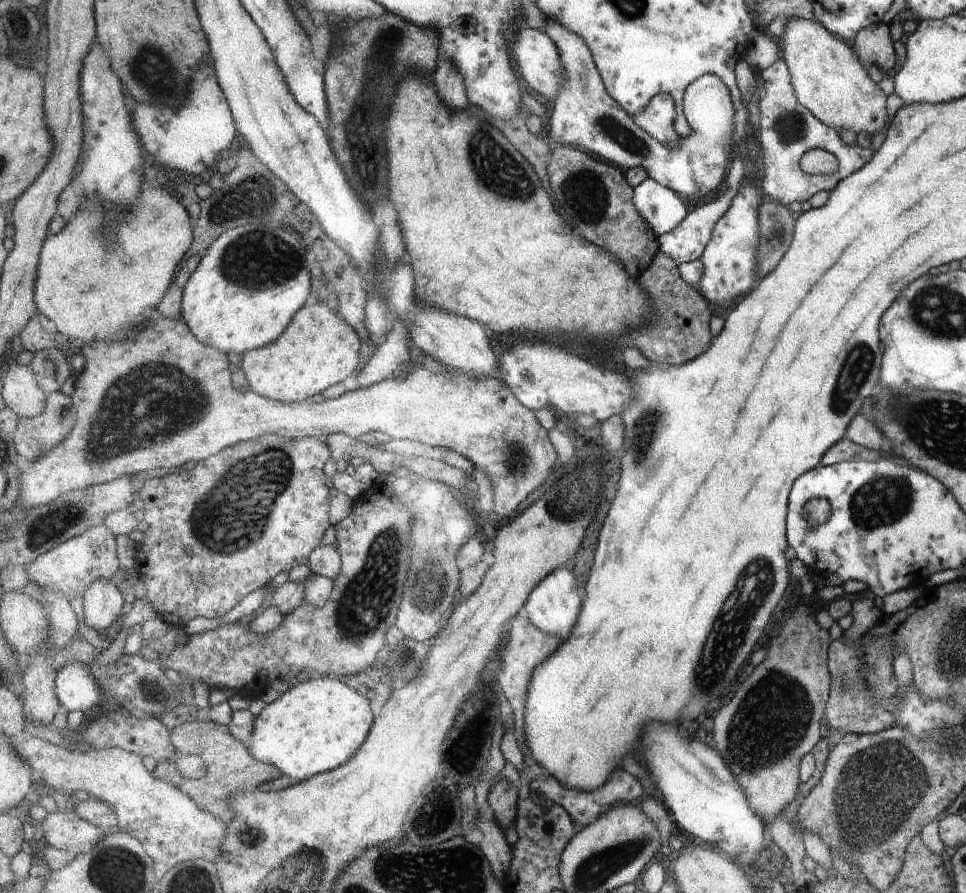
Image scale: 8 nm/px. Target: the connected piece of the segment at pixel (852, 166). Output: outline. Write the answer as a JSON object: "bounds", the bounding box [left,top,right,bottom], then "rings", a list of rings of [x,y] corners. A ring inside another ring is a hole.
{"bounds":[755,58,874,207],"rings":[[[781,58],[766,70],[755,69],[755,79],[760,96],[760,144],[762,144],[762,160],[764,160],[764,176],[762,188],[768,200],[780,202],[787,207],[794,201],[803,203],[818,192],[830,193],[852,172],[857,172],[870,162],[874,151],[872,146],[860,148],[857,144],[848,146],[839,136],[839,130],[826,126],[815,118],[802,104],[798,103],[788,68]],[[810,150],[828,150],[838,160],[838,170],[834,174],[806,174],[801,168],[801,159]]]}

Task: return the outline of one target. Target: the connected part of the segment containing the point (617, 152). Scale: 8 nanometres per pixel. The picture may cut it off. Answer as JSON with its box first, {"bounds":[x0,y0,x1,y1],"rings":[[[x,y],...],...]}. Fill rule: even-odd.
{"bounds":[545,14,737,202],"rings":[[[545,14],[546,33],[557,43],[566,66],[566,82],[562,94],[552,106],[552,138],[560,144],[571,144],[587,152],[610,160],[622,170],[644,168],[650,179],[664,184],[669,190],[680,194],[687,202],[698,200],[700,196],[710,194],[724,178],[728,154],[730,154],[730,134],[732,146],[737,133],[734,118],[737,106],[733,102],[732,92],[717,75],[704,74],[689,87],[687,97],[687,118],[693,134],[684,137],[680,146],[660,142],[634,122],[634,117],[626,111],[605,86],[594,52],[586,38],[570,30],[565,23],[558,22]]]}

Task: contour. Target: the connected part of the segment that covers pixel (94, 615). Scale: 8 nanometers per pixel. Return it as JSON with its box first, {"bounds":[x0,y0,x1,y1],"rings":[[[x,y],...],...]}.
{"bounds":[85,578,126,642],"rings":[[[98,578],[85,595],[87,624],[102,638],[112,642],[124,618],[126,598],[112,578]]]}

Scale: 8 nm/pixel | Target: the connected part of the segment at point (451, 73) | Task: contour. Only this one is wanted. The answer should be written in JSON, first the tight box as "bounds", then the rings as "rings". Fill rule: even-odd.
{"bounds":[438,60,470,110],"rings":[[[440,60],[438,64],[438,90],[442,90],[442,98],[446,98],[454,110],[466,110],[470,106],[464,76],[450,60]]]}

